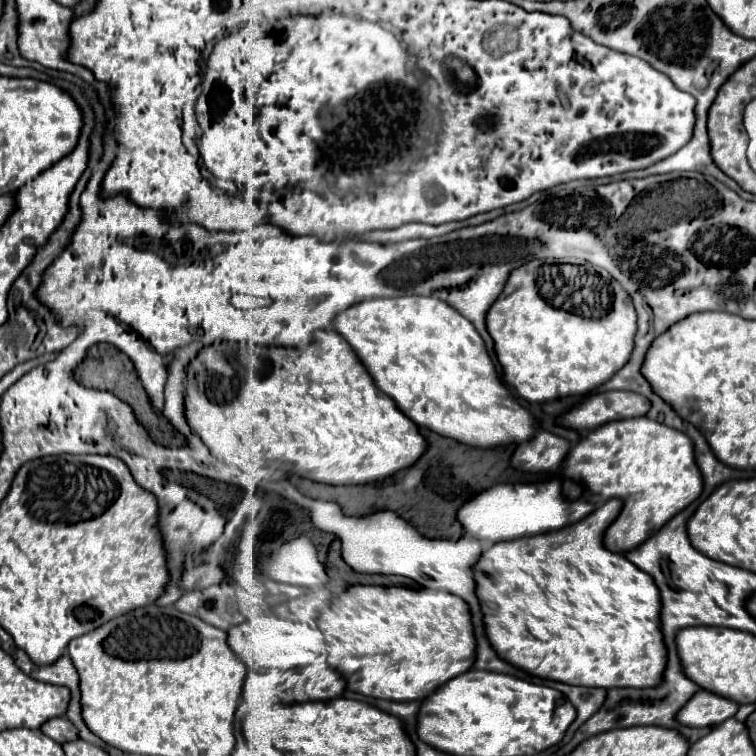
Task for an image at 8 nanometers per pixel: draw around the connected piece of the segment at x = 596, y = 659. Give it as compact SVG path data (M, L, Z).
M610 499L604 505L600 505L594 513L590 513L584 521L578 521L576 525L570 525L568 529L562 529L560 533L546 533L540 537L528 537L528 539L516 539L516 541L502 541L492 545L488 551L484 551L474 565L474 577L476 577L476 593L482 605L484 613L484 625L486 625L486 635L510 665L524 669L532 673L534 677L550 679L550 681L560 681L568 685L584 685L584 687L602 687L602 689L612 689L612 687L656 687L664 679L664 667L668 663L668 653L664 645L664 635L660 631L660 591L656 589L656 583L648 573L638 569L634 563L624 559L624 555L616 555L608 549L604 549L604 531L610 527L610 523L620 515L622 501L620 499Z

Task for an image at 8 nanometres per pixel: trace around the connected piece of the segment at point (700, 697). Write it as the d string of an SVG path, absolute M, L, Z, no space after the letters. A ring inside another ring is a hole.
M700 689L696 697L692 697L688 705L684 705L684 711L678 713L678 721L690 727L708 727L734 717L736 711L738 705L732 703L730 699Z

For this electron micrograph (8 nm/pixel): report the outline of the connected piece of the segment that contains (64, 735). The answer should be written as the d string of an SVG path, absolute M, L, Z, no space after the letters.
M58 717L58 719L46 721L42 725L42 733L46 733L50 739L54 739L60 745L78 739L78 729L72 725L72 721L68 721L68 717Z

